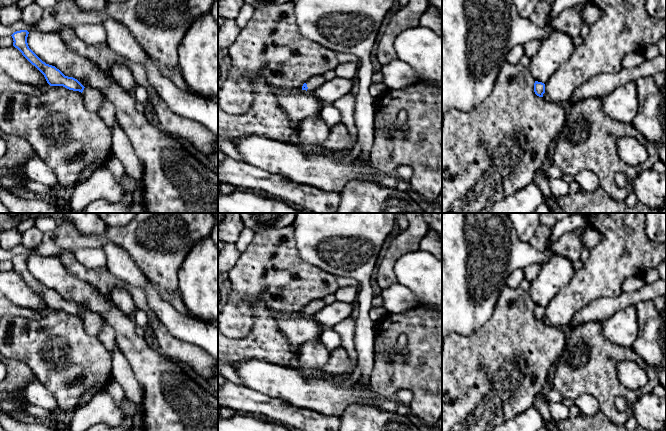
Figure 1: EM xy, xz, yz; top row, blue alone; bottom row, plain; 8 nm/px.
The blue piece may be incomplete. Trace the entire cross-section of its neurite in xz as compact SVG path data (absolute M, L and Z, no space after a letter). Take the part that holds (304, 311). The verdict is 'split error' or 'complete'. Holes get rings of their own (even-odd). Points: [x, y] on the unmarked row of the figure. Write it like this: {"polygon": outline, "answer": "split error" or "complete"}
{"polygon": "M323 299L313 300L306 307L303 308L302 314L314 316L318 311L322 310L325 306L326 304Z", "answer": "split error"}

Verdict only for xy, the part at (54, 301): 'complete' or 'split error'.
split error

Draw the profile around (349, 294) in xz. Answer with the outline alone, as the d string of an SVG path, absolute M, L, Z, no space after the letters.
M355 286L339 287L334 293L334 296L339 302L357 303L358 290L359 288Z

